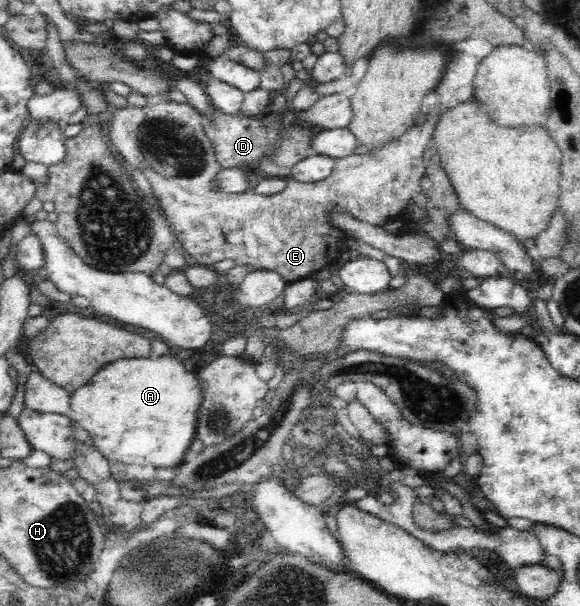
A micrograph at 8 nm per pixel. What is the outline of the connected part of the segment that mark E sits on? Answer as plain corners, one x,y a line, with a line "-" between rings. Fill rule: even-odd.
454,51
450,55
450,61
446,65
446,73
442,75
441,81
437,84
438,95
440,95
440,101
438,103
437,109
432,111
430,115
427,115
427,119
422,123
412,126
408,131
405,131
401,136
398,136
396,139
389,141
386,145
372,150
370,153
364,154
352,154
345,158
340,158
340,160
335,164
334,169
332,170
332,175
327,179
322,181
317,181
316,183
300,183
299,181
292,180
289,178
289,183
287,187
283,189
281,193
264,196
254,193
252,191
248,192
245,195
240,193
223,193
217,189
217,178
222,170
222,164
218,163
216,160
216,150
212,146
212,140
204,134
204,122
206,117
200,115
196,109
194,109
190,104
179,103
175,101
162,101
158,104
152,106
144,107
120,107
116,108
114,106
113,115
115,118
111,119
111,123
115,127
108,131
108,139
110,141
110,147
115,151
116,155
124,162
130,165
129,169
139,169
148,179
152,190
154,190
154,196
159,200
159,209
165,216
166,222
172,227
172,232
175,234
176,240
179,241
186,252
195,260
199,265
206,267
213,267
214,264
231,259
236,262
236,267
244,267
248,265
252,269
266,269
278,272
284,279
287,281
295,281
302,278
314,277
317,273
322,274
325,272
326,268
331,263
336,263
336,259
342,255
342,253
351,253
356,255
358,251
358,245
360,245
360,240
352,238
346,231
336,228
336,226
330,224
330,213
350,213
355,219
362,221
363,223
370,223
371,225
384,226
385,223
390,223
391,221
396,220
396,216
400,213
404,213
405,209
408,208
408,205
413,203
413,198
418,196
421,193
420,180
425,177
425,169
427,163
424,162
422,158
422,153
427,146
430,146
432,140
432,133
436,129
436,123
438,123
438,117
442,113
446,113
448,109
460,105
460,103
466,103
473,99
473,81
477,72
477,65
484,59
484,57
478,57
474,55
468,55
466,52
456,52

